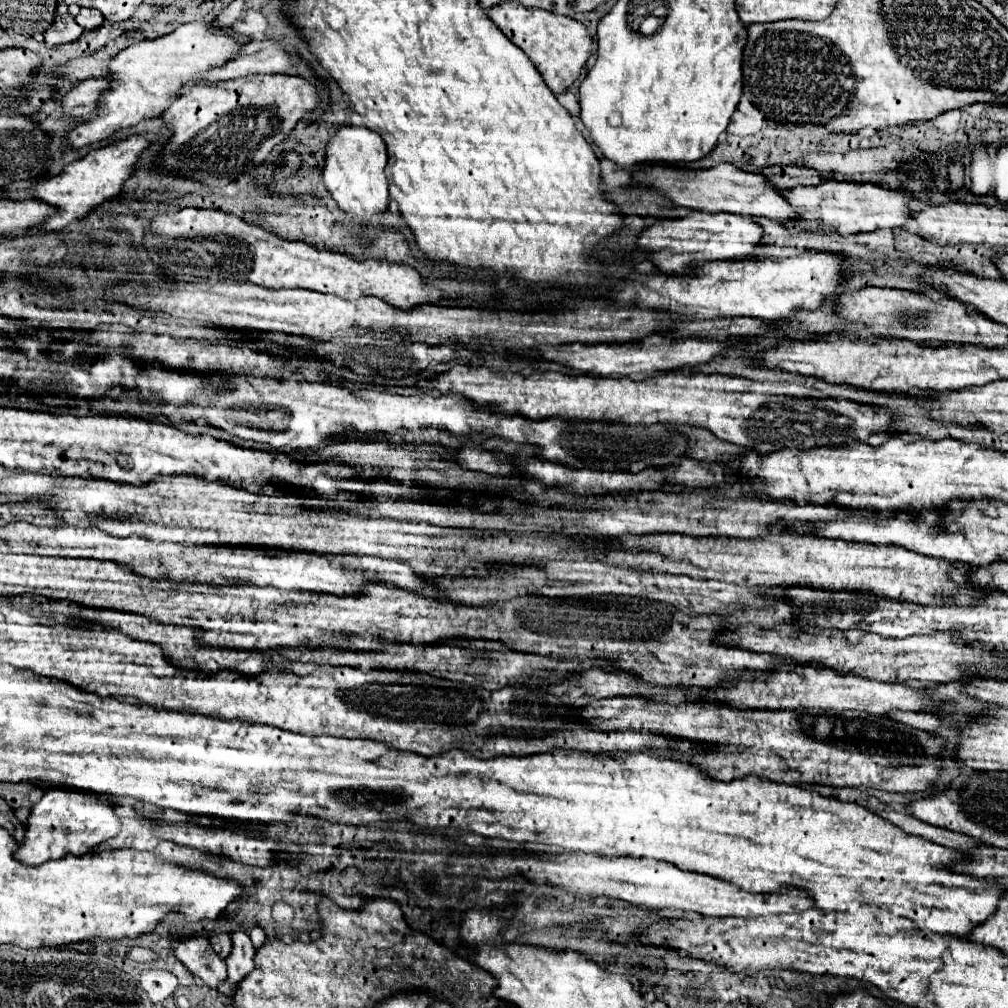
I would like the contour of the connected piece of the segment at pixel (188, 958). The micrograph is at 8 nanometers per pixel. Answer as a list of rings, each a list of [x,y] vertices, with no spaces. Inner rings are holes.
[[[191,935],[191,937],[171,937],[171,947],[175,951],[175,957],[199,979],[203,979],[205,985],[217,989],[225,979],[225,961],[211,949],[207,937]]]

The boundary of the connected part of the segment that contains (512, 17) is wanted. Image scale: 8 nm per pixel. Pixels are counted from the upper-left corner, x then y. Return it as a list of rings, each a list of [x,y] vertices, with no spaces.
[[[519,1],[495,5],[493,9],[487,9],[487,17],[503,31],[511,43],[525,51],[525,55],[533,61],[535,69],[541,73],[543,81],[555,95],[573,85],[573,81],[581,75],[581,67],[593,53],[593,39],[587,33],[585,25],[571,17],[535,7],[523,7]]]

